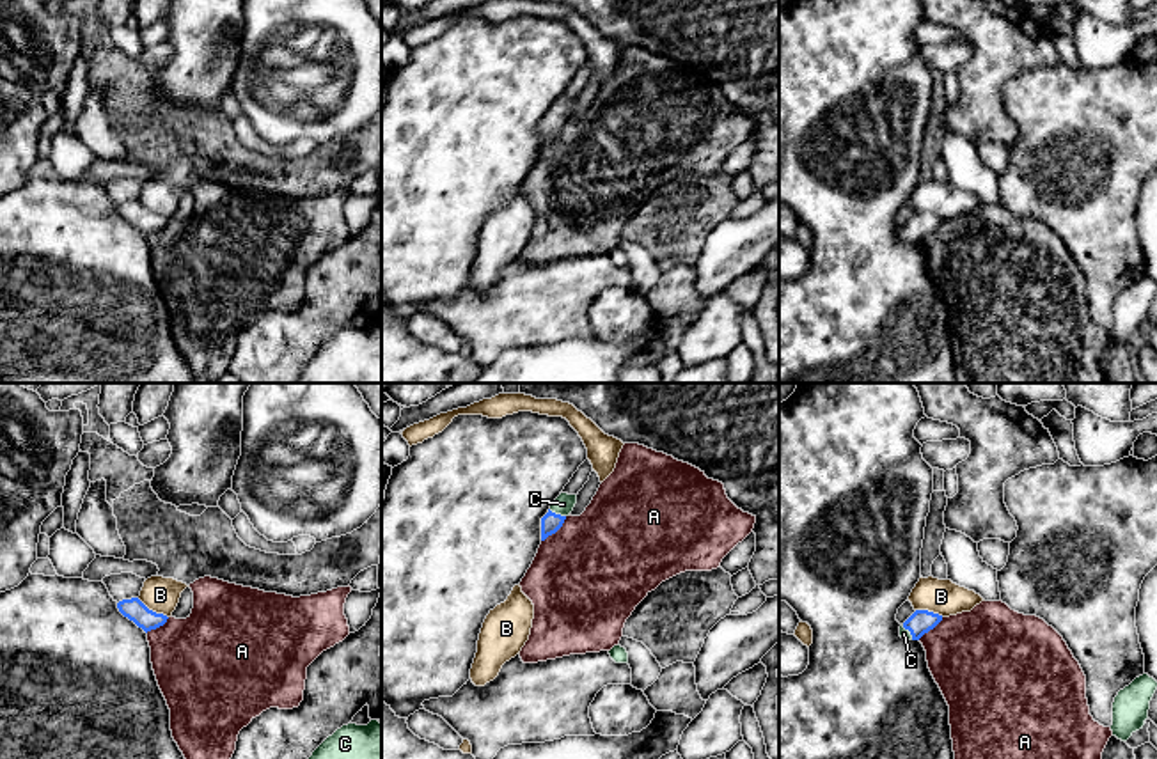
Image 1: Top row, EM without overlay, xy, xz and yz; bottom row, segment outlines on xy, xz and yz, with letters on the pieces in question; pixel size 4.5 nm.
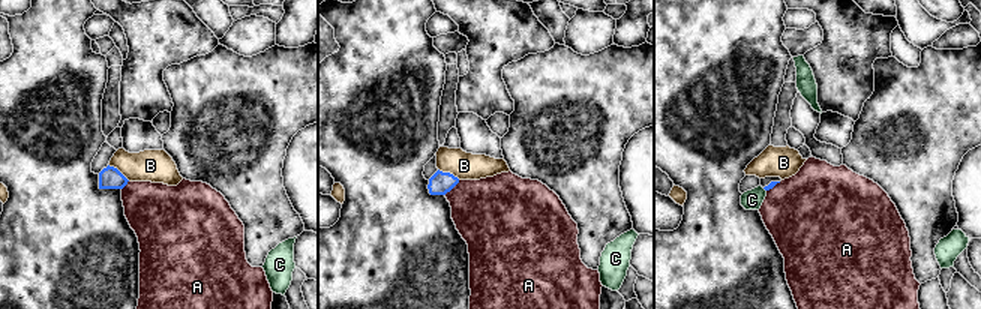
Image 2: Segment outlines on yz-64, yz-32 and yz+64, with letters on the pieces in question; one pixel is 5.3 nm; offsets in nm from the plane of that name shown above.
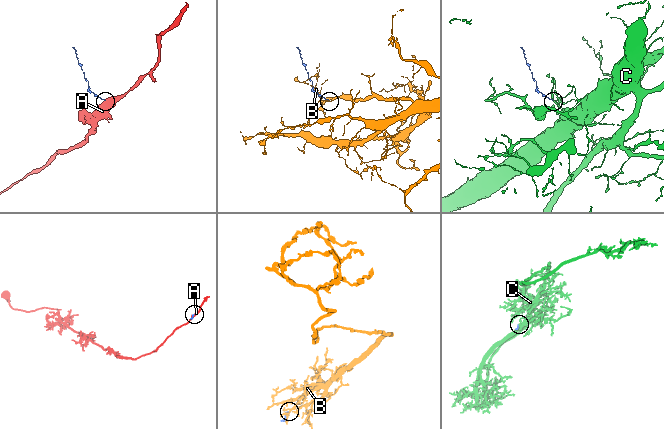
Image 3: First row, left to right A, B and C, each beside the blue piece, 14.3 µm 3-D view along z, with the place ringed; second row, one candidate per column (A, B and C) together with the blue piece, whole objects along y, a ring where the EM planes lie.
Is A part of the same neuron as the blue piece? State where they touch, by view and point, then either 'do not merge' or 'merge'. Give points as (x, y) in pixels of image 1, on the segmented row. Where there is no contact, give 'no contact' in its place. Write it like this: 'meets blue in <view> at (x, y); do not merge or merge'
meets blue in xz at (556, 531); do not merge

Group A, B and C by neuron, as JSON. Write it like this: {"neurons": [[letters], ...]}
{"neurons": [["A"], ["B"], ["C"]]}

